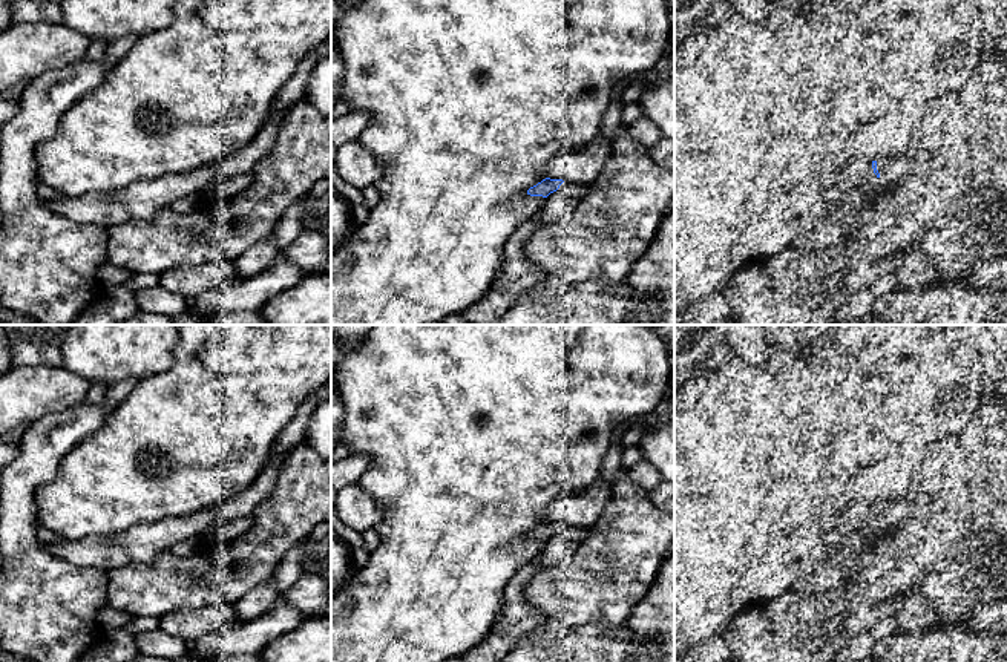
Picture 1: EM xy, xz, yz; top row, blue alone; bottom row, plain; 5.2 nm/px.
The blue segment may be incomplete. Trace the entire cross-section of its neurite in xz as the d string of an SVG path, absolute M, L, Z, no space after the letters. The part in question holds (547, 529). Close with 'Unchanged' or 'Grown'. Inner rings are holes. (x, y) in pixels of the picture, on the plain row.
M546 521L536 529L530 530L527 533L527 538L547 541L550 536L556 533L564 538L584 542L590 535L590 529Z. Grown

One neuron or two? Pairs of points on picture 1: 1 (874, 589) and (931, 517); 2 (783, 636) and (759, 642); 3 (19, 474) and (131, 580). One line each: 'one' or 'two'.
1: one
2: two
3: two

